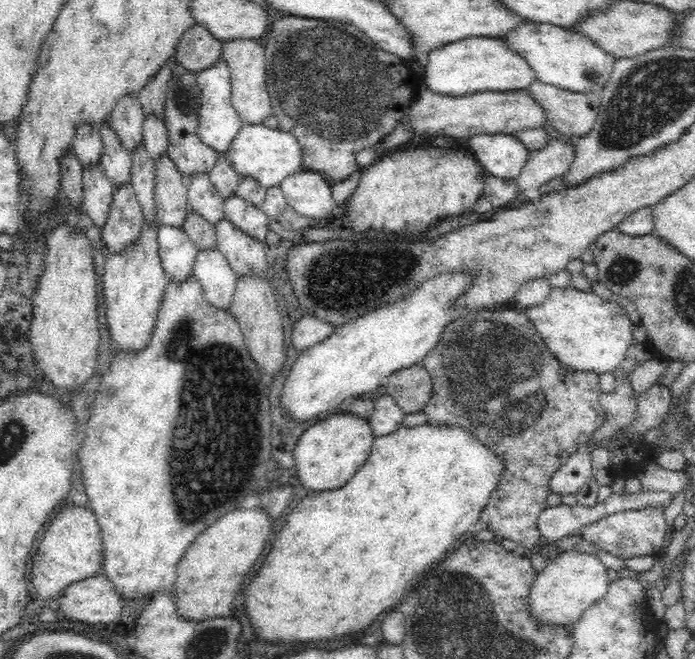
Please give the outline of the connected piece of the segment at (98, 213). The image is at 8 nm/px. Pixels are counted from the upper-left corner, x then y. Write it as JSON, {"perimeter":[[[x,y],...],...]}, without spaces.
{"perimeter":[[[99,164],[82,168],[83,200],[81,210],[96,225],[104,228],[110,216],[112,206],[113,184],[104,176]]]}

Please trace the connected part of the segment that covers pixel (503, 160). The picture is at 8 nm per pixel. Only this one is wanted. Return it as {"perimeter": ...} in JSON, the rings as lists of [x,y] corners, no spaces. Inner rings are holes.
{"perimeter":[[[479,134],[468,139],[468,146],[487,174],[503,179],[515,179],[526,164],[529,150],[512,134]]]}

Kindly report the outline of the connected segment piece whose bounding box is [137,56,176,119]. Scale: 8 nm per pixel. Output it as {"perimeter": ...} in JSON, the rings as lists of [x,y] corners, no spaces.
{"perimeter":[[[174,57],[168,58],[162,68],[148,80],[148,84],[144,84],[143,90],[137,95],[142,112],[153,114],[158,118],[164,118],[164,100],[166,100],[168,91],[168,82],[172,78],[172,69],[176,62]]]}

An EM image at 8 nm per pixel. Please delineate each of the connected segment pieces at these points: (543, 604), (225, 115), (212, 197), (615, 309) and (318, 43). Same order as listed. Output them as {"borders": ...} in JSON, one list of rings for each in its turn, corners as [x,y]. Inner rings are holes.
{"borders":[[[[578,548],[558,551],[558,557],[551,566],[537,572],[536,580],[532,582],[527,604],[529,614],[543,626],[570,626],[588,607],[606,594],[611,584],[606,574],[607,569],[595,553],[580,552]]],[[[220,58],[211,67],[205,68],[196,74],[196,84],[200,87],[202,99],[197,108],[197,131],[200,140],[214,148],[216,152],[223,153],[228,150],[232,140],[244,125],[238,111],[232,104],[232,89],[230,86],[230,73],[226,63]]],[[[194,174],[187,179],[188,205],[198,216],[216,225],[225,216],[224,198],[213,187],[207,174]]],[[[572,286],[551,289],[544,304],[526,308],[524,312],[558,363],[572,371],[613,373],[626,358],[626,350],[635,343],[633,329],[636,324],[618,304]]],[[[284,15],[283,18],[274,20],[269,24],[270,30],[266,34],[266,46],[264,52],[266,55],[266,82],[273,116],[278,122],[277,128],[284,132],[289,132],[297,138],[302,155],[302,164],[305,170],[321,173],[326,176],[329,181],[341,181],[347,179],[350,175],[358,170],[358,163],[355,159],[356,153],[364,148],[370,148],[376,143],[383,140],[394,130],[396,122],[399,122],[405,115],[406,109],[409,107],[410,101],[414,99],[416,92],[416,82],[422,84],[421,76],[412,72],[409,60],[400,60],[396,54],[392,54],[382,50],[374,41],[370,40],[366,34],[358,30],[355,26],[348,26],[346,23],[340,24],[340,28],[336,28],[336,20],[308,20],[302,16]]]]}

